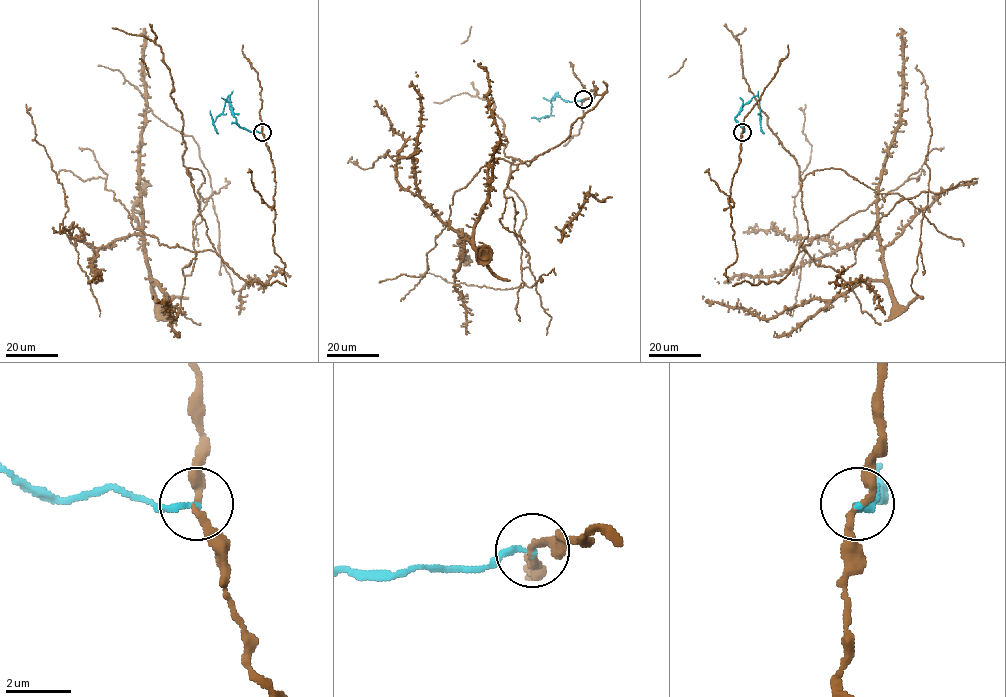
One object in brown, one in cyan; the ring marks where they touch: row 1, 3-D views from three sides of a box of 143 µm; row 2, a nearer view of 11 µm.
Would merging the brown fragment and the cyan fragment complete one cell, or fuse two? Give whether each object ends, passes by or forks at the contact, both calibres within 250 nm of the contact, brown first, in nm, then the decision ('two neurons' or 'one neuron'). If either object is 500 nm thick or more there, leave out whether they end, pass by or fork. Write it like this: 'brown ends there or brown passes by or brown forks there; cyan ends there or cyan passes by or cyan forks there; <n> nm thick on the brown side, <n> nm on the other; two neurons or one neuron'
brown passes by; cyan ends there; 240 nm thick on the brown side, 190 nm on the other; two neurons

